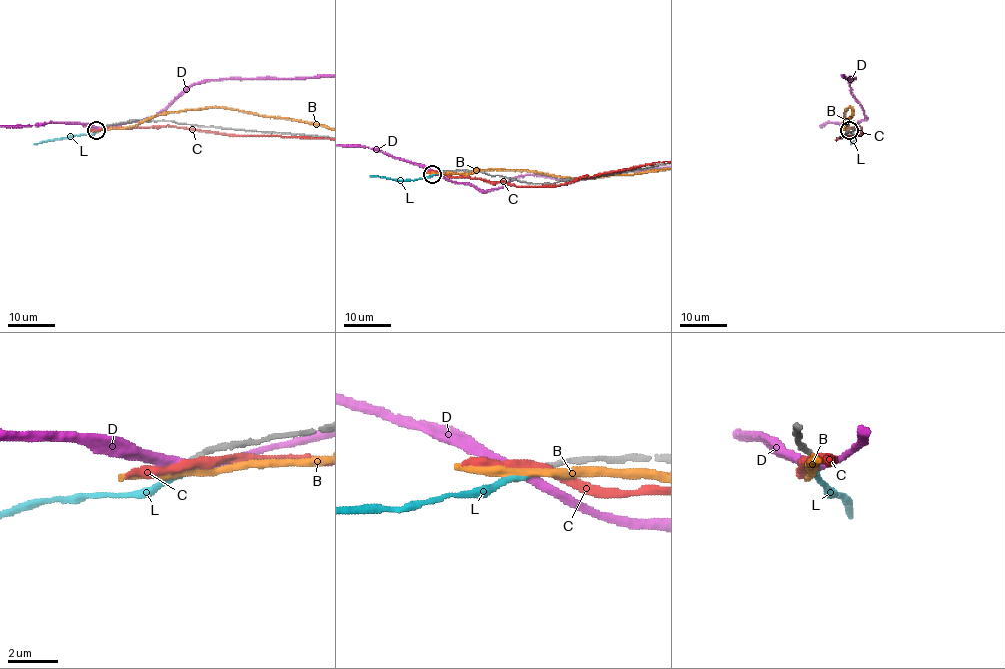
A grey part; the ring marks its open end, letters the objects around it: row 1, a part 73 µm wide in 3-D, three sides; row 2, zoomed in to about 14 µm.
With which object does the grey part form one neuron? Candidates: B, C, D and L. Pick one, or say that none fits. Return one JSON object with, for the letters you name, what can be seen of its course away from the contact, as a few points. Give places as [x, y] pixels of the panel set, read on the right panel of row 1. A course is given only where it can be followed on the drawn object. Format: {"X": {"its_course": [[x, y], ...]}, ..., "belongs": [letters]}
{"belongs": []}

